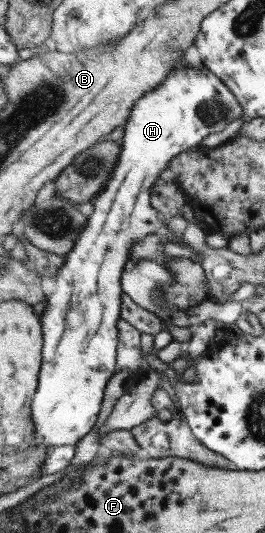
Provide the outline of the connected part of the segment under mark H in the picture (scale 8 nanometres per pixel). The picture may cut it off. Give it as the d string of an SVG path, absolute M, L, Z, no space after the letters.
M206 66L203 69L179 69L179 71L172 71L166 81L163 81L162 85L159 85L155 91L147 93L147 96L143 97L134 107L134 111L131 112L131 117L127 121L127 125L124 129L124 137L122 139L123 151L122 157L118 161L118 167L115 168L114 173L110 177L110 181L106 187L101 189L101 192L97 194L97 199L93 204L93 213L88 218L88 224L83 228L80 233L78 243L72 249L72 252L66 256L65 265L62 270L56 276L56 290L48 297L46 307L42 312L43 322L43 337L44 337L44 350L42 368L39 376L38 392L34 395L32 401L32 423L36 427L34 433L34 443L36 445L46 445L46 447L63 447L63 445L75 445L79 443L85 435L89 435L93 431L93 427L97 425L99 421L99 413L101 413L104 397L106 396L106 389L108 388L111 378L115 375L116 365L118 363L118 345L121 339L120 331L118 328L118 321L121 319L121 295L123 295L122 288L122 275L127 271L129 267L128 259L132 257L132 247L136 241L147 237L149 234L159 234L163 237L164 241L171 241L171 243L177 243L179 246L188 247L188 243L184 243L175 237L173 233L167 230L166 221L160 217L158 211L154 208L153 196L155 186L161 181L161 175L169 163L175 159L179 154L187 152L192 148L201 146L203 142L213 136L213 134L220 134L225 132L233 122L237 122L239 117L244 117L244 107L237 101L237 97L231 93L231 89L223 83L223 80L219 79L215 73L211 73Z

